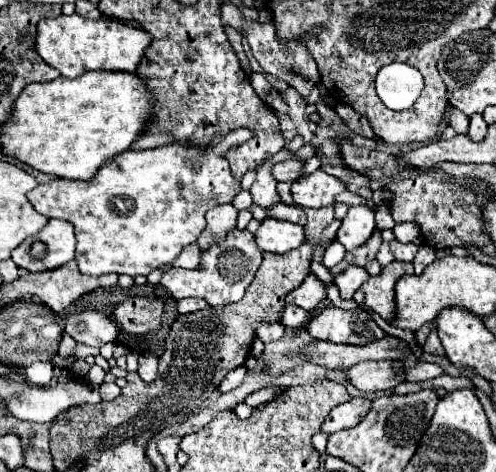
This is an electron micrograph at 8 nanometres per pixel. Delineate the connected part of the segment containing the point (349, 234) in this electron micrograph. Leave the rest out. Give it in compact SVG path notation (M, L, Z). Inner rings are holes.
M357 205L351 207L343 219L341 229L337 231L337 241L347 249L355 249L359 245L363 245L371 233L375 229L375 215L369 207L365 205Z

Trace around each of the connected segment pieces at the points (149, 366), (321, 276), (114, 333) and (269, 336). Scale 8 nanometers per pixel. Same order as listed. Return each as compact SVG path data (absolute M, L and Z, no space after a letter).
M151 353L139 355L139 369L137 369L137 373L147 383L155 381L155 377L157 377L157 357L151 355Z
M312 261L310 263L310 271L325 285L333 283L333 277L331 276L330 271L322 263Z
M83 311L67 317L65 333L77 343L101 347L105 343L113 343L119 337L119 327L113 319L99 311Z
M261 323L257 327L257 337L263 341L263 343L271 343L271 341L277 341L283 337L283 325L281 323Z

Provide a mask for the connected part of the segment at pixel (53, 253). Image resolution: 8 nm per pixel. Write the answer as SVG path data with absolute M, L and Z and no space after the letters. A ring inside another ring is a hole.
M49 219L47 225L33 235L31 239L23 241L13 253L11 259L15 261L17 267L23 267L27 271L33 273L41 273L41 271L49 271L55 267L65 265L67 261L71 261L75 257L75 233L73 233L73 225L61 219ZM35 241L45 243L45 257L43 259L35 259L31 257L31 245Z

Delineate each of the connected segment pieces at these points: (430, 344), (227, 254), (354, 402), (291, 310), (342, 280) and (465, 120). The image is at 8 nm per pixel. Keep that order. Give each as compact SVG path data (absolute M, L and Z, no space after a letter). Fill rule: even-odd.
M431 331L429 333L429 339L425 341L425 353L431 353L431 355L443 355L443 345L441 345L441 341L439 341L439 337L437 337L437 331Z
M233 229L227 233L227 237L219 245L211 245L211 249L201 251L201 263L197 269L175 269L171 267L169 271L163 273L161 285L171 293L173 299L183 299L183 297L201 297L205 299L211 307L219 305L231 305L237 303L245 294L245 289L251 285L259 265L261 265L263 253L255 245L253 235L243 229Z
M355 397L343 405L337 405L325 419L321 431L323 433L335 433L341 429L355 427L371 409L371 401L367 397Z
M285 305L285 311L283 311L283 319L281 323L287 325L287 327L303 327L307 321L307 311L295 307L295 305Z
M347 267L343 273L339 273L335 277L335 285L339 287L339 295L341 299L351 299L353 293L361 287L363 281L367 281L369 273L365 271L365 267Z
M451 107L451 117L449 117L449 125L457 131L457 133L467 133L467 125L469 125L469 117L465 113L461 113L459 109Z

